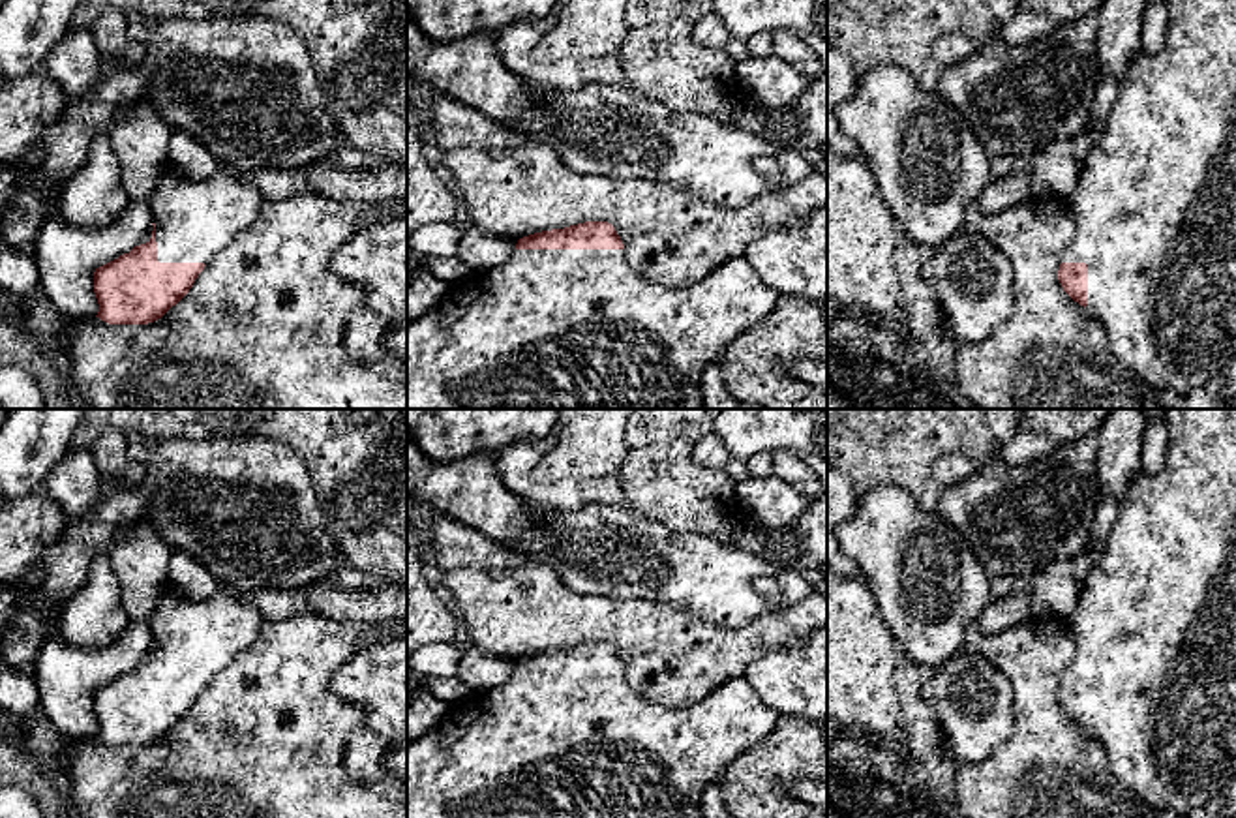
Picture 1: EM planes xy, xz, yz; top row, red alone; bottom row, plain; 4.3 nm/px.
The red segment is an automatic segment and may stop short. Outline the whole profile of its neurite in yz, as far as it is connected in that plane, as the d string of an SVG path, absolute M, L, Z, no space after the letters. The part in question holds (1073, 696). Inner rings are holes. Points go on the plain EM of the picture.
M1165 409L1163 420L1168 437L1163 467L1157 473L1140 473L1133 486L1127 490L1125 497L1120 503L1118 518L1105 540L1105 550L1097 561L1097 567L1084 582L1080 598L1071 617L1067 619L1075 642L1075 659L1062 675L1058 700L1063 711L1075 722L1088 728L1101 741L1107 752L1107 764L1118 782L1135 792L1155 812L1174 810L1178 816L1183 816L1198 807L1219 801L1223 805L1223 816L1236 818L1236 409Z

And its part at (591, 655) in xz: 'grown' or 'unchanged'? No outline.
grown

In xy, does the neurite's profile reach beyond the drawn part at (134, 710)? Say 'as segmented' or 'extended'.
extended

